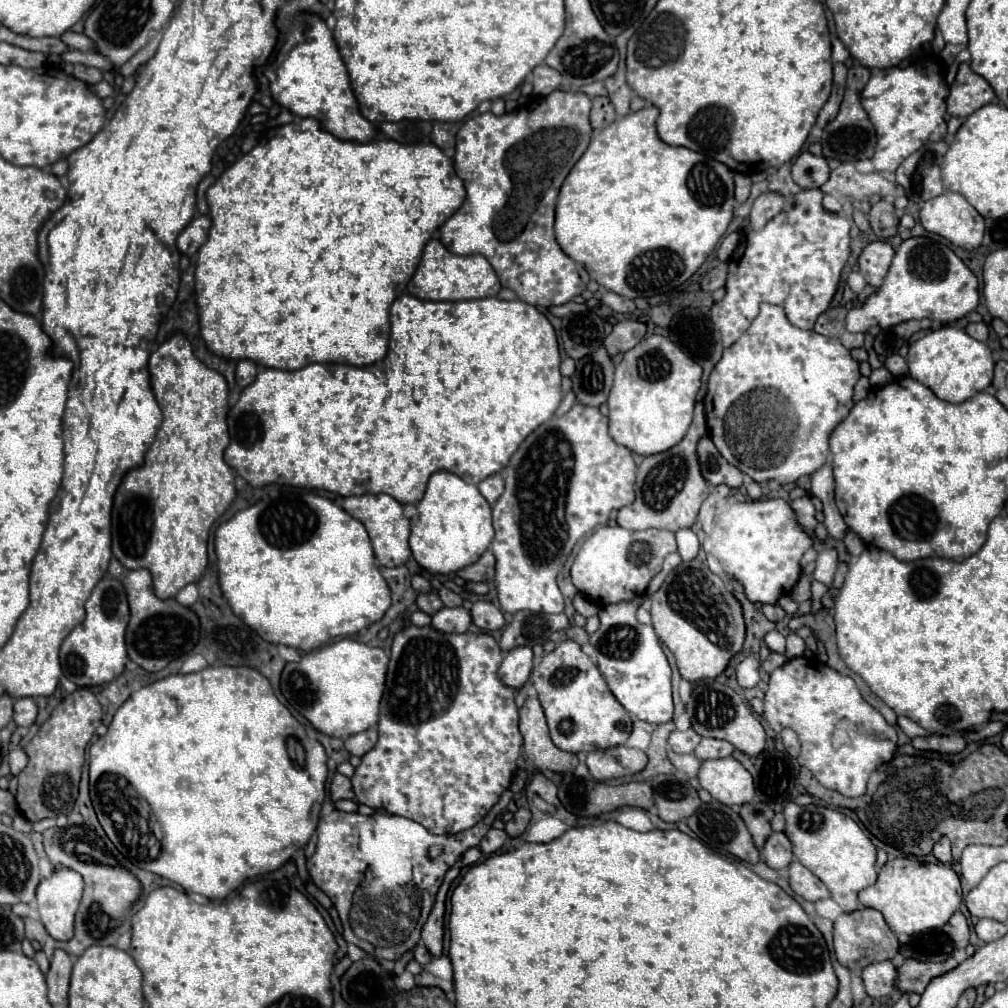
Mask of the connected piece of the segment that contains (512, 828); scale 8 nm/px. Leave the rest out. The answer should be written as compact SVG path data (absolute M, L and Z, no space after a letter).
M520 808L520 810L512 816L512 820L506 824L504 830L508 832L508 836L518 838L518 836L526 830L528 822L530 822L530 810L528 810L528 808Z

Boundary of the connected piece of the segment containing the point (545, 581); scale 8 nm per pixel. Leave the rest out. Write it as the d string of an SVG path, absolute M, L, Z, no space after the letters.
M576 402L564 416L554 416L538 426L538 432L534 430L520 444L508 466L502 470L502 476L506 488L492 504L492 524L496 534L490 544L490 550L496 556L496 590L500 606L510 614L520 610L560 614L564 610L564 600L556 586L556 574L566 562L566 556L584 534L606 524L612 510L620 510L634 502L636 464L632 452L610 438L608 418L598 408Z

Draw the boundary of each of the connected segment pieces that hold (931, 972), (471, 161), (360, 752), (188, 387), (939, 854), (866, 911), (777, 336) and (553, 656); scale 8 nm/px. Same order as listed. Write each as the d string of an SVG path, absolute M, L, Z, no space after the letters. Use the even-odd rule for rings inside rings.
M916 958L904 960L902 966L896 968L896 984L894 988L900 990L902 994L922 994L924 988L936 978L942 976L944 972L950 972L956 968L956 960L948 958L946 962L922 962Z
M556 90L544 98L534 100L514 114L476 114L468 118L456 134L454 170L464 182L466 200L462 208L458 208L458 212L440 228L440 242L444 244L444 248L458 256L482 254L492 264L492 268L496 268L500 284L514 290L522 302L532 306L548 308L566 304L586 288L586 284L578 276L576 262L568 254L564 254L564 250L556 242L554 210L564 178L590 142L590 108L592 102L586 94Z
M368 728L368 730L360 732L360 734L350 736L344 744L346 744L346 750L348 750L350 754L354 754L354 756L364 756L364 752L368 752L368 750L374 748L376 740L378 740L378 730L376 730L376 728Z
M178 334L164 342L148 362L150 382L156 402L162 408L162 424L156 440L146 452L144 464L130 470L116 496L112 510L112 552L128 570L148 568L154 578L154 592L162 600L174 598L186 584L198 582L208 564L208 534L210 526L226 512L236 498L235 474L224 462L224 450L230 444L226 414L228 392L222 374L206 368L192 352L190 342Z
M942 838L940 842L934 844L934 850L932 854L942 862L942 864L950 864L952 862L952 852L950 852L950 840L948 838Z
M858 908L856 912L844 912L834 922L834 950L836 958L842 966L850 970L862 970L872 962L882 960L894 960L896 952L900 948L900 942L896 934L886 924L884 916L874 908Z
M762 304L760 314L752 326L740 336L736 344L724 350L722 360L714 366L708 380L708 394L704 398L704 412L708 422L708 436L716 444L718 452L742 474L750 476L758 484L778 482L794 484L800 476L810 476L828 462L830 432L848 416L854 406L854 386L860 378L858 362L840 344L838 338L820 336L814 330L802 330L790 324L784 310L774 304ZM760 436L760 448L752 438ZM782 442L794 442L794 448L782 448Z
M564 640L560 646L554 648L554 652L546 654L540 660L540 664L534 666L530 676L532 676L532 684L538 692L540 704L544 708L550 736L552 736L552 742L556 744L556 748L578 754L578 752L594 752L596 748L612 748L612 746L624 744L628 740L628 736L632 732L630 714L612 696L606 680L598 672L598 666L580 650L580 646L574 640Z

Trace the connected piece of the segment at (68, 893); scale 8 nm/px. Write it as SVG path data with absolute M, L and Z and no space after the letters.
M58 868L36 890L42 924L54 940L72 940L74 916L82 898L82 876L68 868Z

